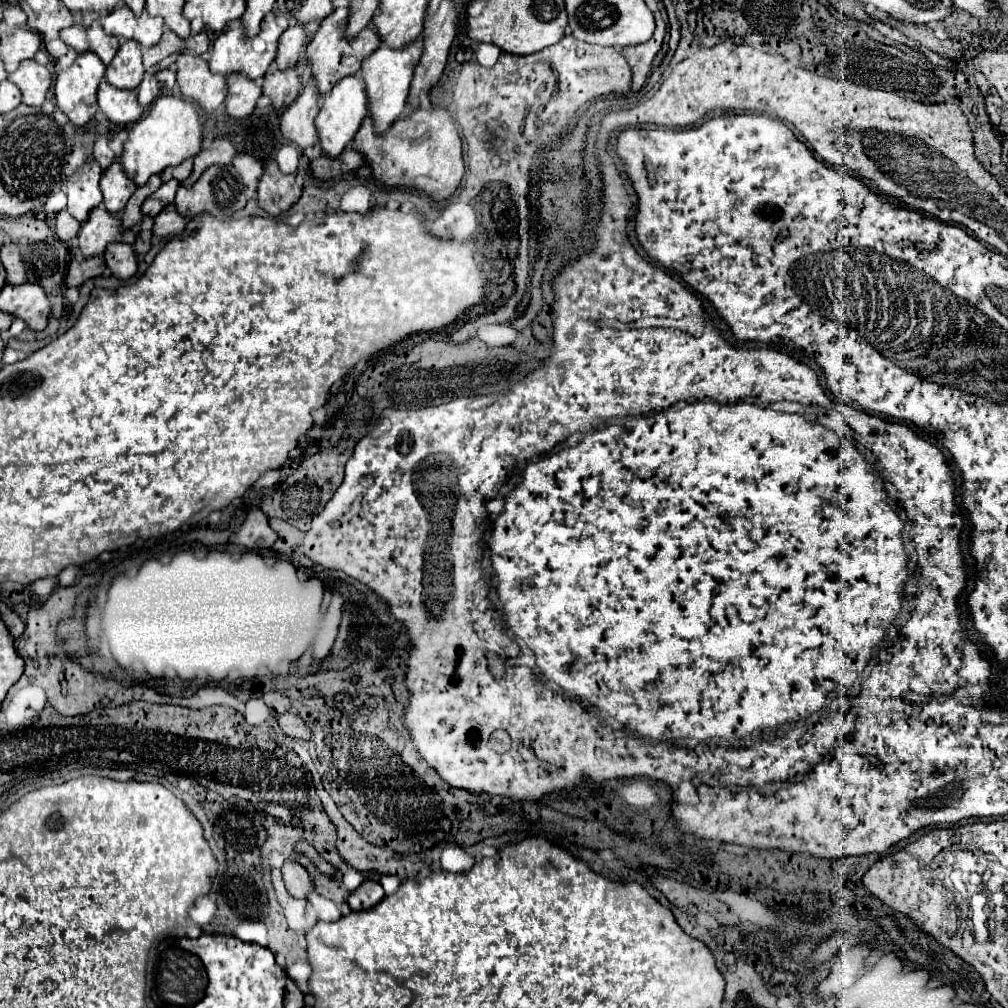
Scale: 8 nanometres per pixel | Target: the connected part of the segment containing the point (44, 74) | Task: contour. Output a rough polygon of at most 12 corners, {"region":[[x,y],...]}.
{"region":[[35,60],[9,74],[23,104],[41,106],[53,74]]}

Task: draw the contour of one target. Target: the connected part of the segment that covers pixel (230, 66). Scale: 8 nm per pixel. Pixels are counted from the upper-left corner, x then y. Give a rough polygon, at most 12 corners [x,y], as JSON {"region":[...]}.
{"region":[[267,14],[261,32],[225,30],[211,50],[211,72],[259,80],[283,30]]}

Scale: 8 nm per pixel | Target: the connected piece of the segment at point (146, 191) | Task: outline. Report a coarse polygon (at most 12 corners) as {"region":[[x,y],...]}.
{"region":[[153,176],[137,188],[121,216],[123,228],[135,228],[141,222],[139,208],[159,186]]}

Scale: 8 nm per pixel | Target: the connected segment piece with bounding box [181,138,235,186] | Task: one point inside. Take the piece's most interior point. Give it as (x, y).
(221, 151)

